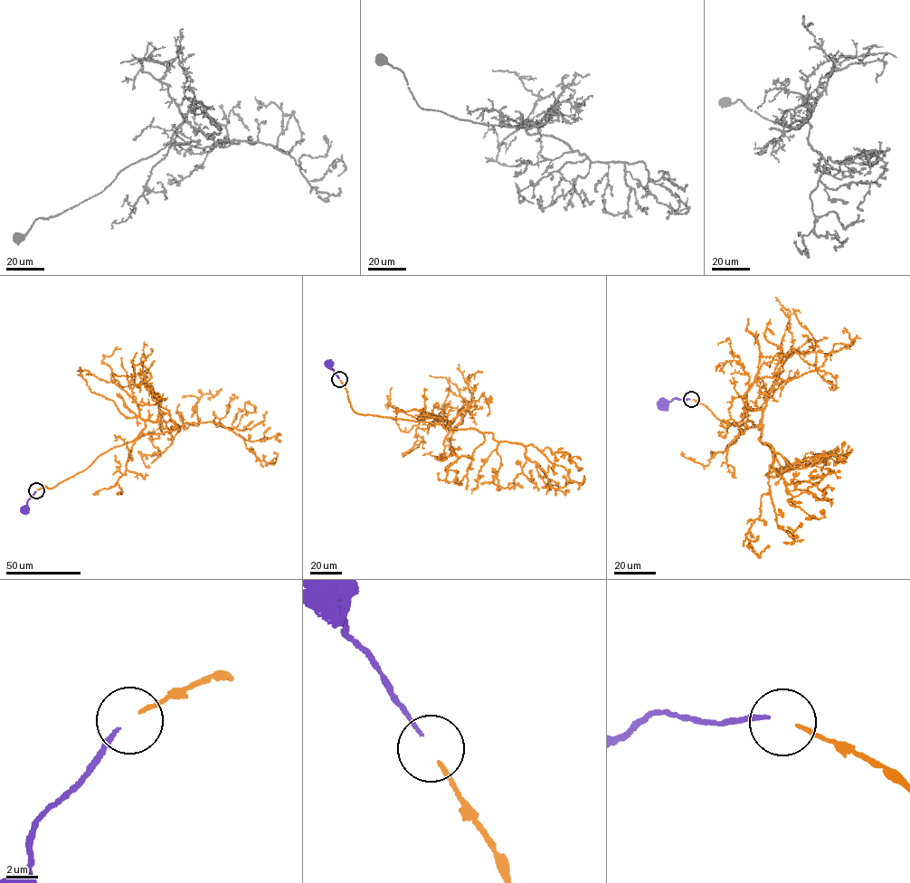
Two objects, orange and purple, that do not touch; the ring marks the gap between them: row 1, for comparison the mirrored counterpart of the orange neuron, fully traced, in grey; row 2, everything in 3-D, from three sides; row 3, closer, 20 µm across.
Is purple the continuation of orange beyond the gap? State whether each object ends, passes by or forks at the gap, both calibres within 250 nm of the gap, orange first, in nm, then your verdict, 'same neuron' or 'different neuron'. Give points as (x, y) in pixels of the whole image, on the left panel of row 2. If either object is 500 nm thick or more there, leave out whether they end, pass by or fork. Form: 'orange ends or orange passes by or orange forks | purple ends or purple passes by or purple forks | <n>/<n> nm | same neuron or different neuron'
orange ends | purple ends | 240/190 nm | same neuron

